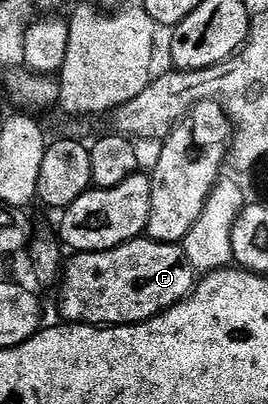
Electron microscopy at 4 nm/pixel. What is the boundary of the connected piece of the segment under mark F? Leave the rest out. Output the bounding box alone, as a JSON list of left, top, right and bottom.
[60,235,196,327]

